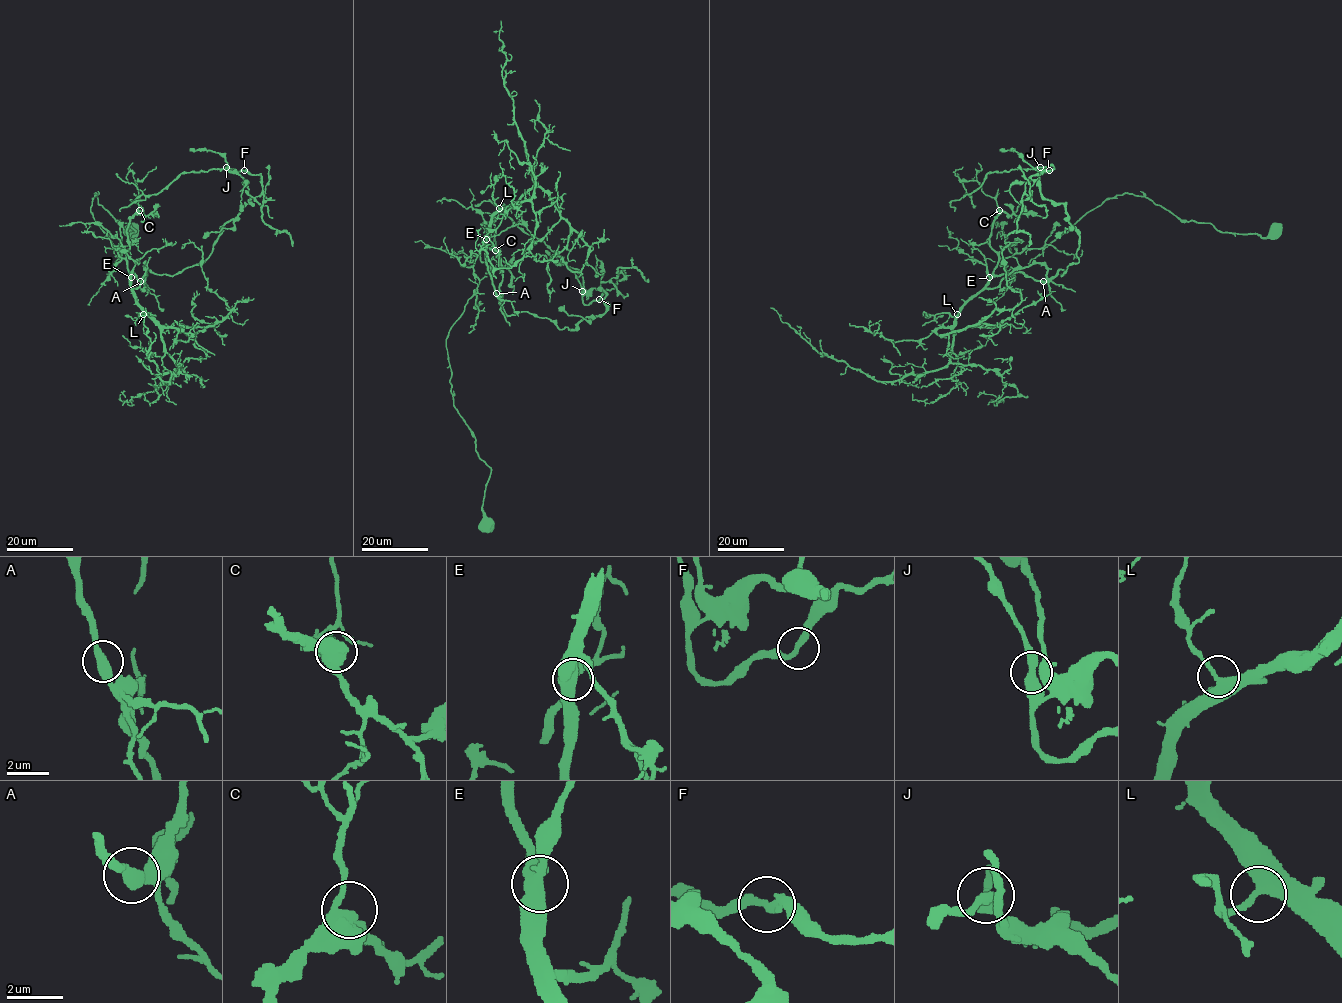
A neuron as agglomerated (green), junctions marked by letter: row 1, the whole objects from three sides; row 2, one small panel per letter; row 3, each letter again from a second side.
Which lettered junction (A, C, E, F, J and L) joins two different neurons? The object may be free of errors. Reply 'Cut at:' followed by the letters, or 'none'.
Cut at: none

